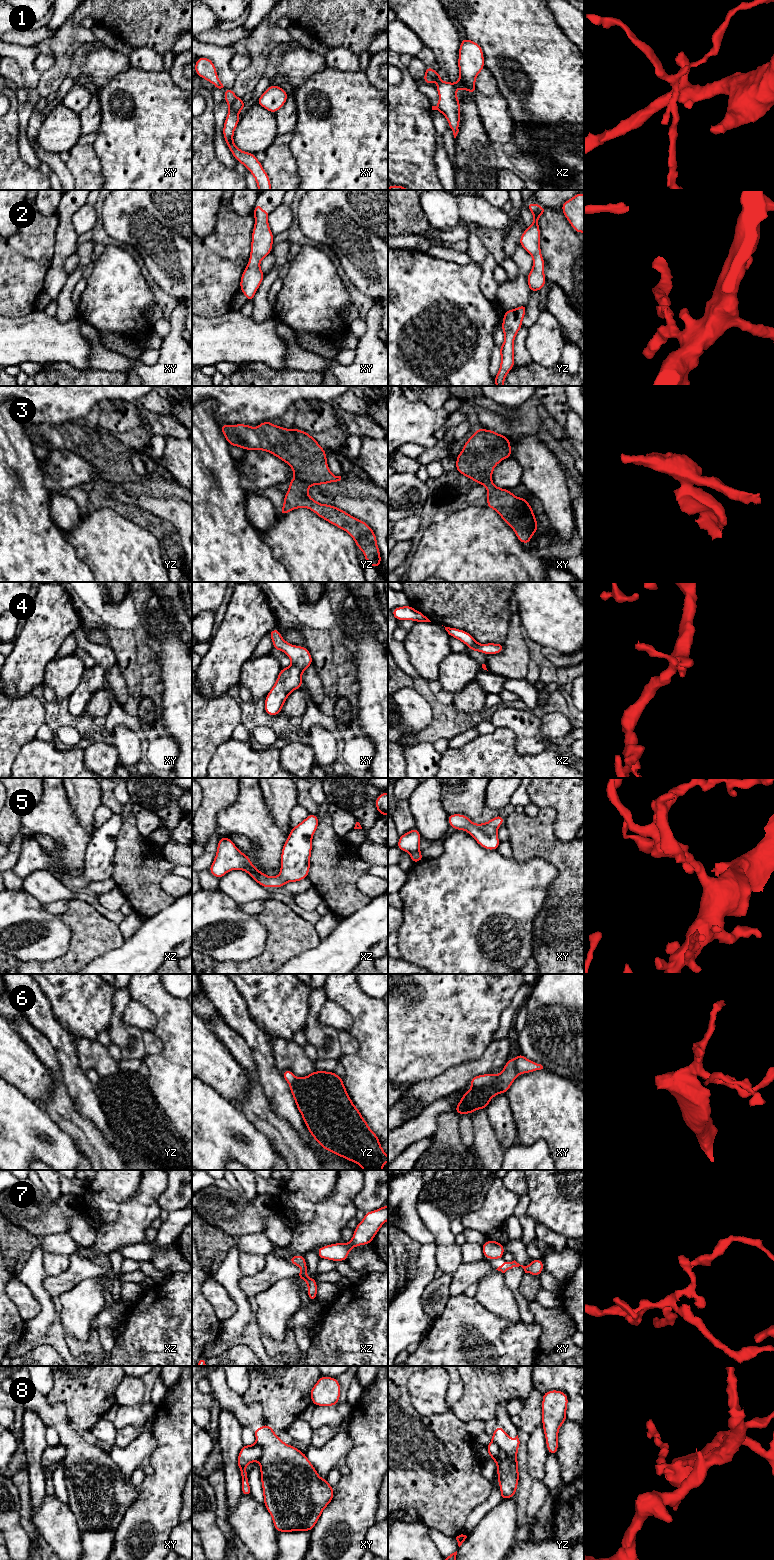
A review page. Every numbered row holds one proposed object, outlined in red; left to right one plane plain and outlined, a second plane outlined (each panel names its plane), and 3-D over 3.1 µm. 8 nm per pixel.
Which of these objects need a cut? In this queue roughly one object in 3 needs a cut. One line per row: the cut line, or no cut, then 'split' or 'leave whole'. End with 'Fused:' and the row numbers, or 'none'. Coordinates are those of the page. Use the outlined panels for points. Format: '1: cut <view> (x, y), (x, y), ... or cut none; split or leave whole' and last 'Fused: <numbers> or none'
1: cut xy (237, 98), (231, 108), (234, 112); split
2: cut none; leave whole
3: cut none; leave whole
4: cut none; leave whole
5: cut none; leave whole
6: cut xy (498, 1075), (486, 1085), (473, 1087); split
7: cut xz (299, 1273), (297, 1275); split
8: cut yz (492, 1440), (498, 1447), (498, 1454), (493, 1459); split
Fused: 1, 6, 7, 8

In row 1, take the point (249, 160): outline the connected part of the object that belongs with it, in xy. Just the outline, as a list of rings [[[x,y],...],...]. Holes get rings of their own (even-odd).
[[[232,88],[224,91],[224,100],[229,106],[229,111],[223,126],[224,140],[233,157],[251,172],[256,180],[258,190],[271,190],[270,178],[266,171],[263,169],[262,163],[257,160],[256,155],[254,153],[244,152],[240,150],[234,143],[234,131],[241,118],[241,116],[237,114],[237,112],[234,112],[231,109],[236,99],[237,97]]]

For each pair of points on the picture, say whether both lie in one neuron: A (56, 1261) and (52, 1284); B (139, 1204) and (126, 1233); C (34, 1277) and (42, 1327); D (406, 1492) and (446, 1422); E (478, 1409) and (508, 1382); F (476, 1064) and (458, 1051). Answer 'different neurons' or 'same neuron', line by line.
A: different neurons
B: same neuron
C: same neuron
D: same neuron
E: same neuron
F: different neurons

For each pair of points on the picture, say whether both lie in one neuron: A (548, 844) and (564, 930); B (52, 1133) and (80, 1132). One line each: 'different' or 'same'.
A: same
B: different

